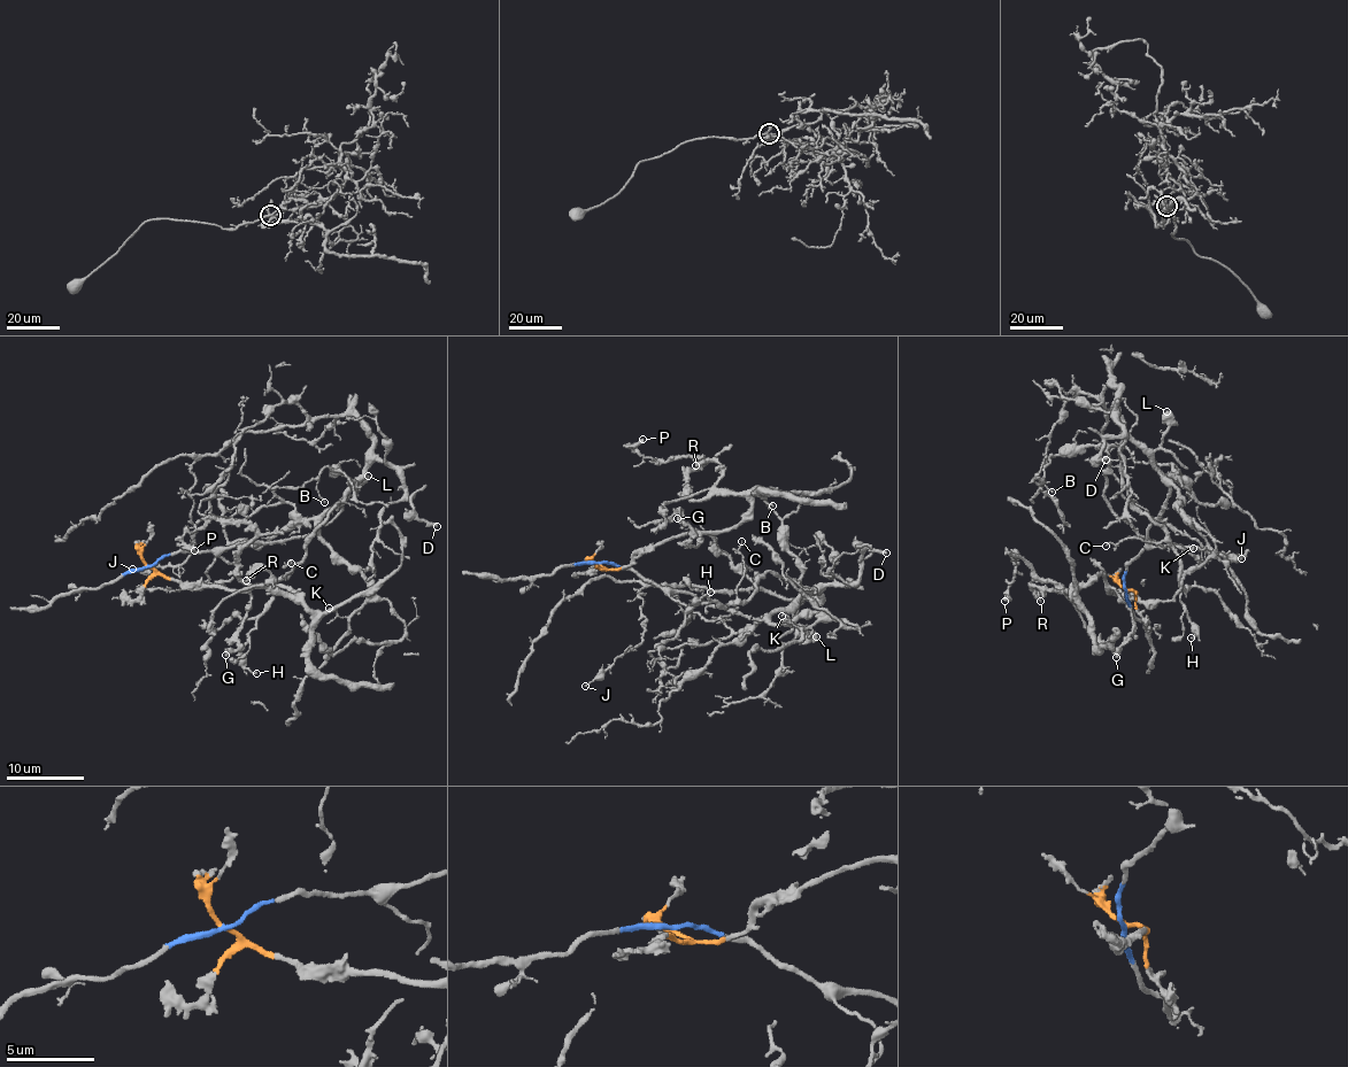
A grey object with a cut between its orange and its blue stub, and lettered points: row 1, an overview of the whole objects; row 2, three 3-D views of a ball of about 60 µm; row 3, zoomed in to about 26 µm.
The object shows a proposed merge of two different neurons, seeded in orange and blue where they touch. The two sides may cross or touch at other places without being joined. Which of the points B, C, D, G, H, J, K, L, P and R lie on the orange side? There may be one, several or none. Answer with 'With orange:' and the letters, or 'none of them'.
With orange: G, P, R

